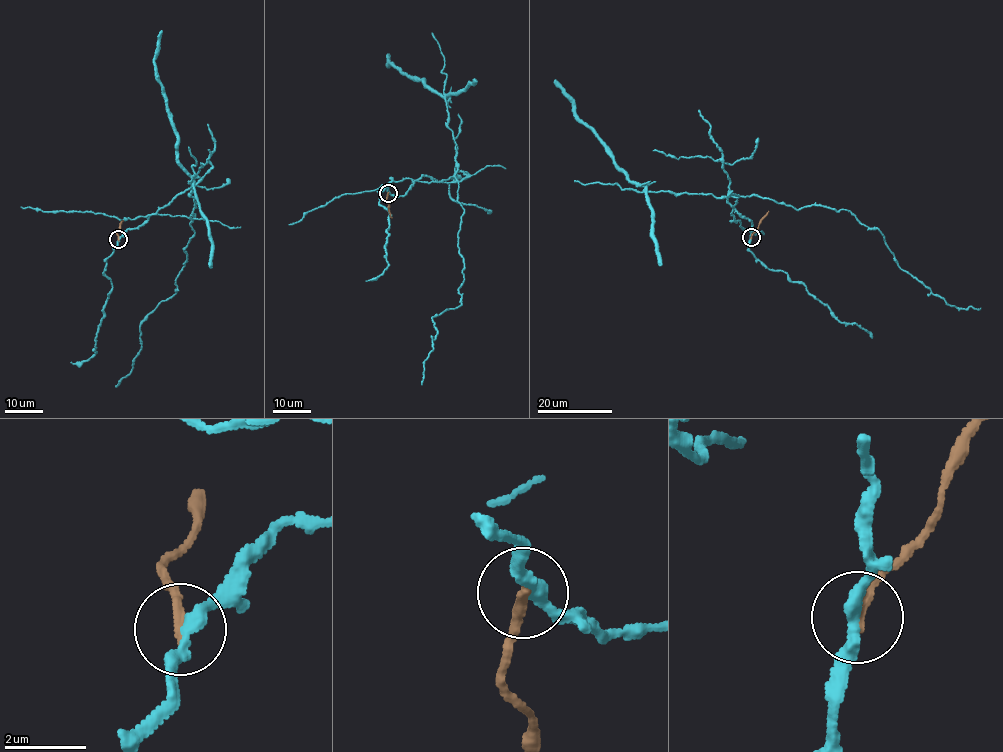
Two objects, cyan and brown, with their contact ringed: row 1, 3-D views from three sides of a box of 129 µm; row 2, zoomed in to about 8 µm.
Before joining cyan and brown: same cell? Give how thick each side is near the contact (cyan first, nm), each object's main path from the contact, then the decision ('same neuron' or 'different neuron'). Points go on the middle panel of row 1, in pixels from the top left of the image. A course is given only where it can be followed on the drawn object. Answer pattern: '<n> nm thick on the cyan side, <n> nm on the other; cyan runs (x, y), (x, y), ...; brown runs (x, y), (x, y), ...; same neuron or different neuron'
280 nm thick on the cyan side, 240 nm on the other; cyan runs (388, 192), (403, 196), (416, 180), (458, 182), (464, 210), (461, 305), (432, 318), (437, 335), (421, 384); brown runs (388, 192), (386, 200), (391, 217); different neuron

